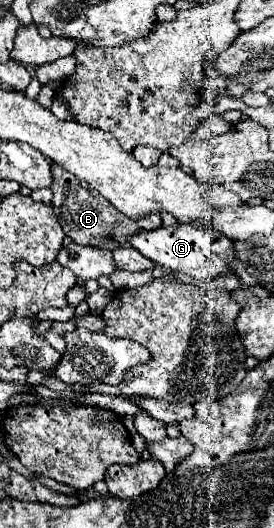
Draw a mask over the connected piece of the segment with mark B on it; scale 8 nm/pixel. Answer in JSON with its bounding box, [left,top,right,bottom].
[51,163,141,251]

